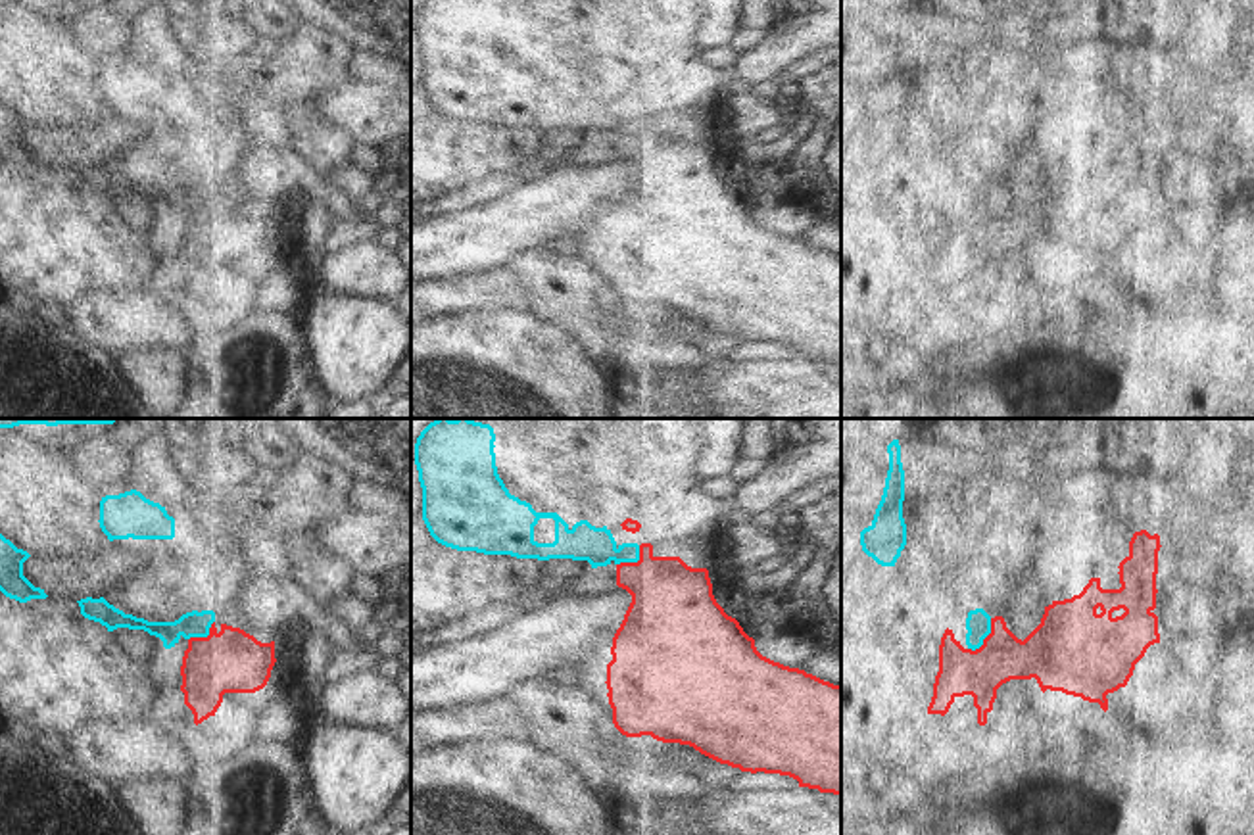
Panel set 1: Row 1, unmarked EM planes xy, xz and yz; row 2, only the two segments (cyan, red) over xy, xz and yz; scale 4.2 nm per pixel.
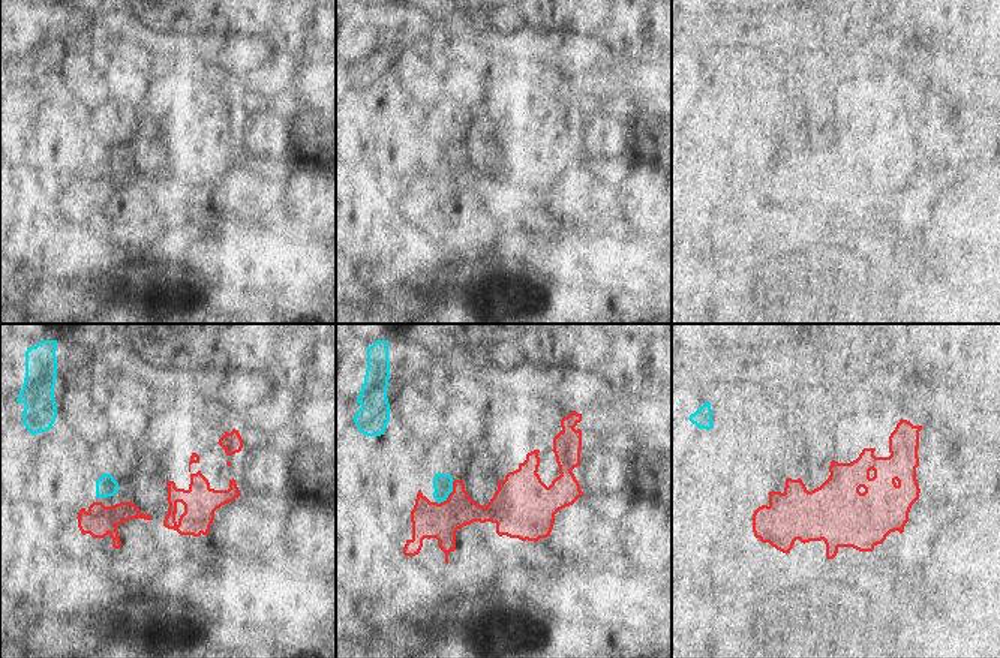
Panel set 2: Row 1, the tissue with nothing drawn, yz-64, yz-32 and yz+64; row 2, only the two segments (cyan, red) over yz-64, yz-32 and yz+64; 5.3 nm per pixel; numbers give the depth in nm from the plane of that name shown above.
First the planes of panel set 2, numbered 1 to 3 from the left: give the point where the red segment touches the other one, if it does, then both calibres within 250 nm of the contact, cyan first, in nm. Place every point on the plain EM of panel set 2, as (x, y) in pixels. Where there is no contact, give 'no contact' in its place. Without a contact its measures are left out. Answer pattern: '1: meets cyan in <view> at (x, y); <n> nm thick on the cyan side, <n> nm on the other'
1: no contact
2: meets cyan in yz-32 at (452, 155); 110 nm thick on the cyan side, 190 nm on the other
3: no contact

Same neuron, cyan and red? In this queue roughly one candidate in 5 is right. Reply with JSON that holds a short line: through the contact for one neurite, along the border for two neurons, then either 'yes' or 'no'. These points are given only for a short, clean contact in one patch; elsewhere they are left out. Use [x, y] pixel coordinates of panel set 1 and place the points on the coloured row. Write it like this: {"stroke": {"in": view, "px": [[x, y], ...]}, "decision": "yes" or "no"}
{"decision": "no"}

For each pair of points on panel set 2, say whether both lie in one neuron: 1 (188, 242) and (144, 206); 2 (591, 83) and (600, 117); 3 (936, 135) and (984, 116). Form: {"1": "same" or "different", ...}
{"1": "different", "2": "different", "3": "different"}

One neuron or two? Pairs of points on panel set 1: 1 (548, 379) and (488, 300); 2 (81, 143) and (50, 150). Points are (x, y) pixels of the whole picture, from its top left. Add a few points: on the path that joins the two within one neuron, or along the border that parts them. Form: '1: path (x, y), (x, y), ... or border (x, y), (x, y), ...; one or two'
1: border (519, 310), (458, 311), (452, 315); two
2: path (73, 148), (58, 148); one

